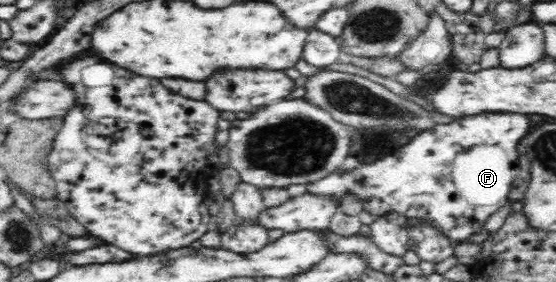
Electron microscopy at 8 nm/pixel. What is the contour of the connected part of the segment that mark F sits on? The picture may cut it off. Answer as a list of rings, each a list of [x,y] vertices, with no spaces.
[[[483,113],[467,119],[463,117],[451,125],[435,127],[433,133],[413,137],[397,154],[353,169],[337,168],[323,179],[307,182],[307,193],[331,199],[335,205],[341,205],[345,197],[352,197],[369,215],[378,217],[397,212],[408,218],[423,218],[455,243],[471,241],[471,237],[483,230],[487,221],[508,202],[512,183],[521,173],[517,147],[531,127],[533,121],[525,113]]]

